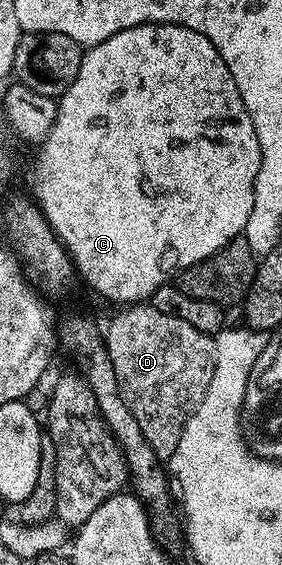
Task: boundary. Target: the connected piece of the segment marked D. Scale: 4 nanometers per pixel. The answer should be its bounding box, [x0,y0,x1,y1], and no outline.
[104,302,214,462]

